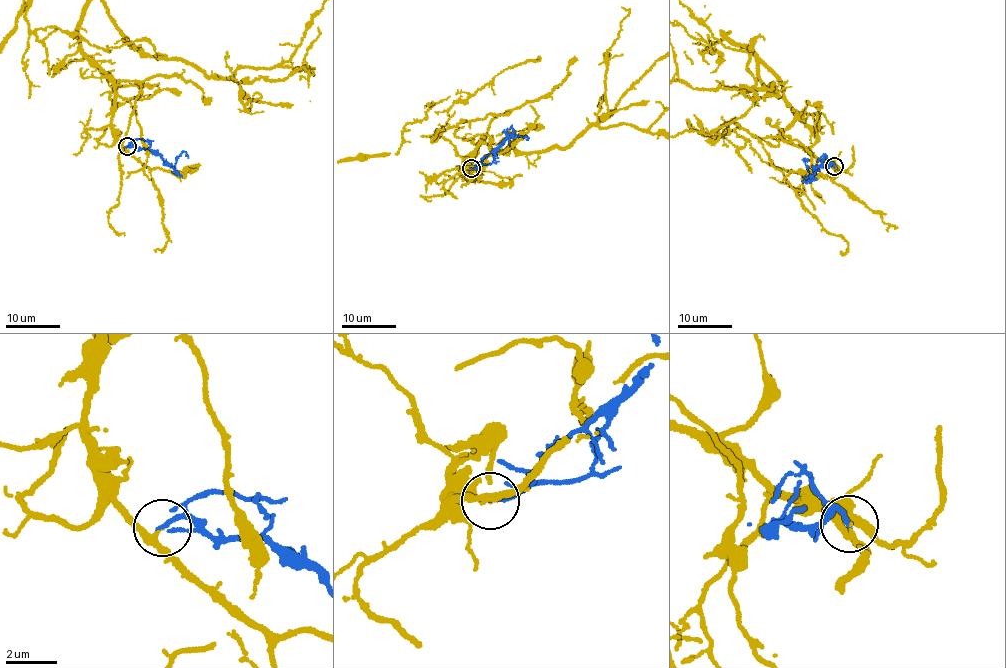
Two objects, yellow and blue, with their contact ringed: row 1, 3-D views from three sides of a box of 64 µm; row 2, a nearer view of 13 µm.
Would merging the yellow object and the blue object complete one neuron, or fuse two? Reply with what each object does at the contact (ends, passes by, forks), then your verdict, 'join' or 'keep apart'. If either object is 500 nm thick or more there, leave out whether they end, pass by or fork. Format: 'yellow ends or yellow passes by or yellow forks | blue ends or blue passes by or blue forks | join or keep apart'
yellow passes by | blue ends | keep apart

